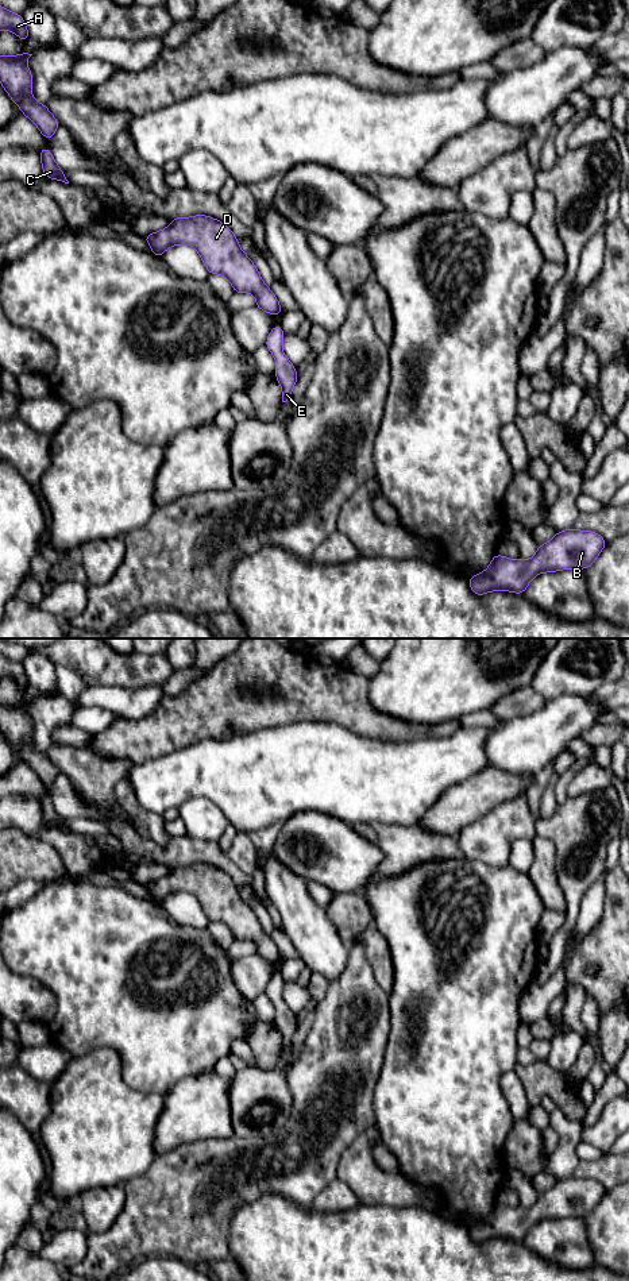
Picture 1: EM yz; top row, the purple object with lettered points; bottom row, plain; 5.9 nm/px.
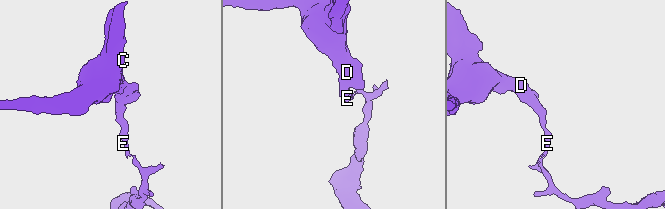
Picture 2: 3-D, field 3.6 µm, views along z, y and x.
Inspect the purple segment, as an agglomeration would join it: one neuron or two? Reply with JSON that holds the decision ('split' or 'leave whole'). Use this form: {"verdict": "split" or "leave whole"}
{"verdict": "split"}

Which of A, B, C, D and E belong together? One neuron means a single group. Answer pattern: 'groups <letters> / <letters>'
groups A C D / B E

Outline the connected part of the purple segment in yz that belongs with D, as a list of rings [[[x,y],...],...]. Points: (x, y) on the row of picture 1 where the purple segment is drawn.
[[[205,215],[173,217],[169,227],[142,239],[151,246],[153,255],[158,259],[171,246],[193,246],[208,273],[227,277],[235,293],[252,293],[256,297],[255,308],[273,316],[283,312],[252,261],[240,250],[235,234],[224,223]]]

